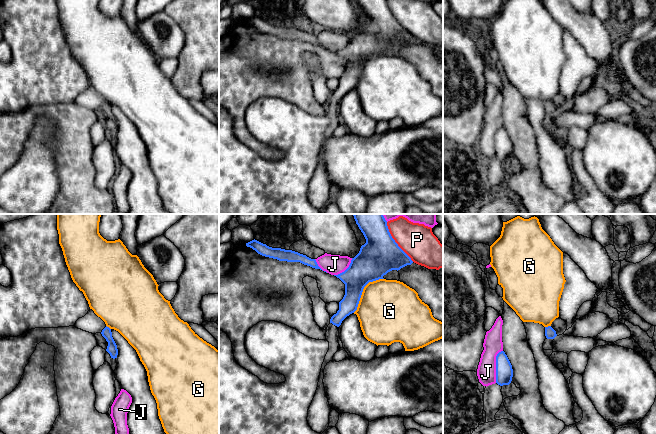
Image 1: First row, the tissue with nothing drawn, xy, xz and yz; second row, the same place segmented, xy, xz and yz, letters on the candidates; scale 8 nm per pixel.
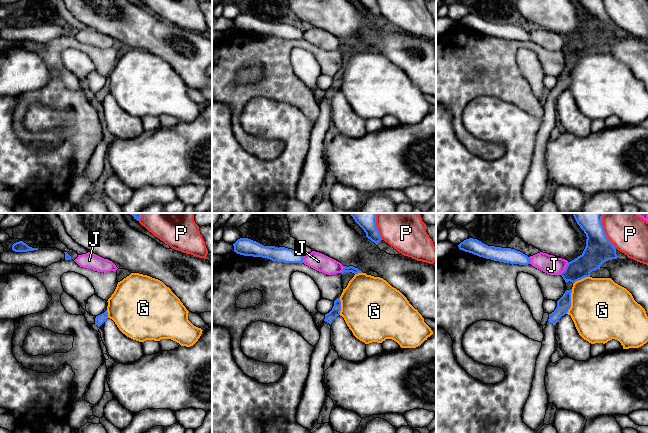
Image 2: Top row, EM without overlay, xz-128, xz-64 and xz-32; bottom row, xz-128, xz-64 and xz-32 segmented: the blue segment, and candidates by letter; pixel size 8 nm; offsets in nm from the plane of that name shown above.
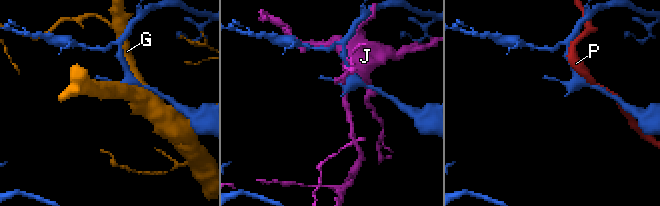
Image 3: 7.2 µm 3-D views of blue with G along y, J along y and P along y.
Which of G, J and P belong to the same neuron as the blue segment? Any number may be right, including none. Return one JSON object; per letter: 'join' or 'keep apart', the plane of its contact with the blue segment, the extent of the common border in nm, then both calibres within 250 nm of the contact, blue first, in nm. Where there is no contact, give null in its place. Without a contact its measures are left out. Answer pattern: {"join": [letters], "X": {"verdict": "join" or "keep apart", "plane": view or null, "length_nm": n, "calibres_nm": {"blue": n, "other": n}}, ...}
{"join": [], "G": {"verdict": "keep apart", "plane": "xz", "length_nm": 380, "calibres_nm": {"blue": 280, "other": 460}}, "J": {"verdict": "keep apart", "plane": "yz", "length_nm": 280, "calibres_nm": {"blue": 140, "other": 160}}, "P": {"verdict": "keep apart", "plane": "xz", "length_nm": 380, "calibres_nm": {"blue": 300, "other": 280}}}

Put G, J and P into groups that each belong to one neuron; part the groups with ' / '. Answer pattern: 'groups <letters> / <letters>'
groups G / J / P

